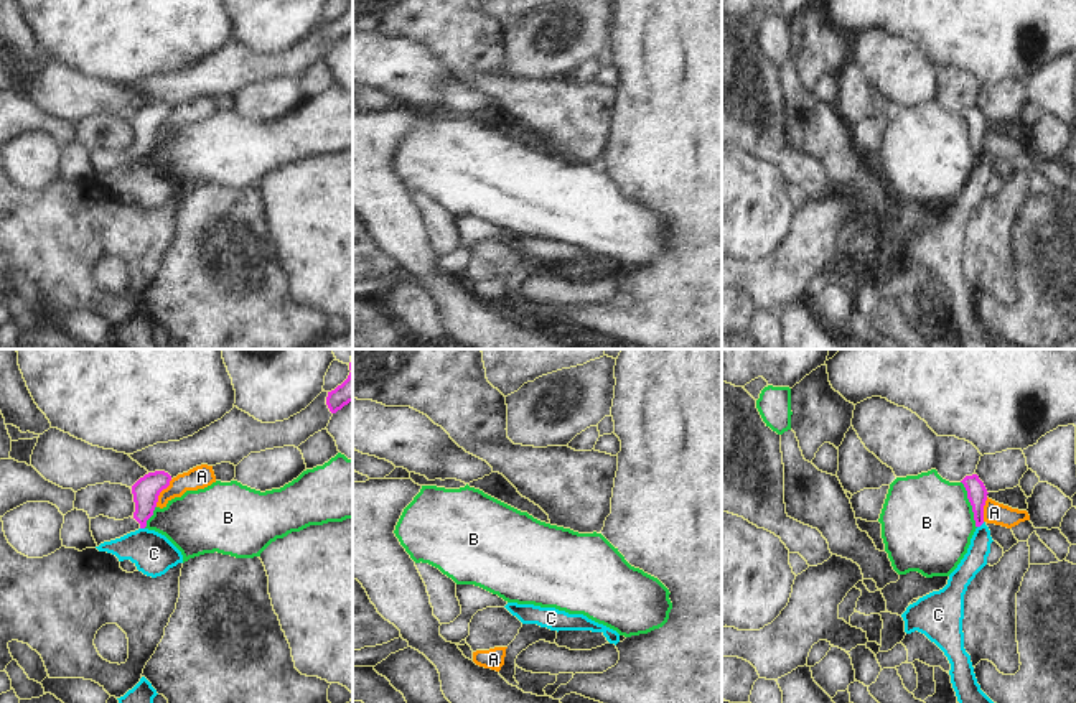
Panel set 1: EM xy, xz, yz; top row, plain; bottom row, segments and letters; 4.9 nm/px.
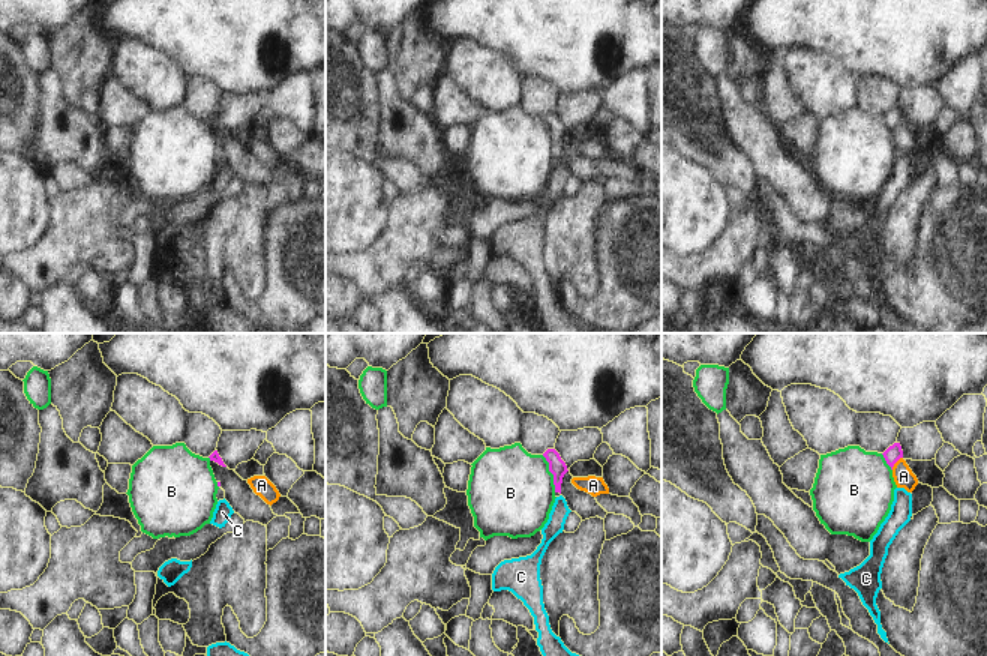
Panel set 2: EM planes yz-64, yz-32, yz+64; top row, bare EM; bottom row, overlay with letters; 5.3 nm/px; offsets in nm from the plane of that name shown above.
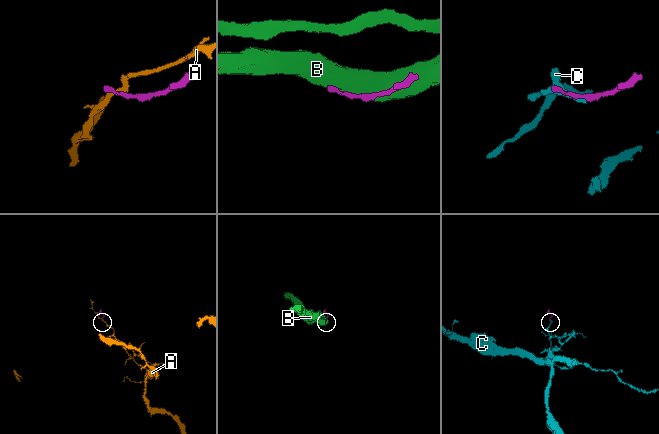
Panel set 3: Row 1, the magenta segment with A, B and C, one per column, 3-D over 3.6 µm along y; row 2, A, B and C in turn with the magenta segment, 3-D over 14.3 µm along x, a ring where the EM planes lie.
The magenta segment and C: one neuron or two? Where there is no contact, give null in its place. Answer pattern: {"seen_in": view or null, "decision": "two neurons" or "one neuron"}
{"seen_in": "yz", "decision": "two neurons"}

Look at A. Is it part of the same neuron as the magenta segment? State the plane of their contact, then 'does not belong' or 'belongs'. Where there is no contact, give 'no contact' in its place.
contact in xy; does not belong

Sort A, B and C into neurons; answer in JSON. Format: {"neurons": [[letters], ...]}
{"neurons": [["A"], ["B"], ["C"]]}

